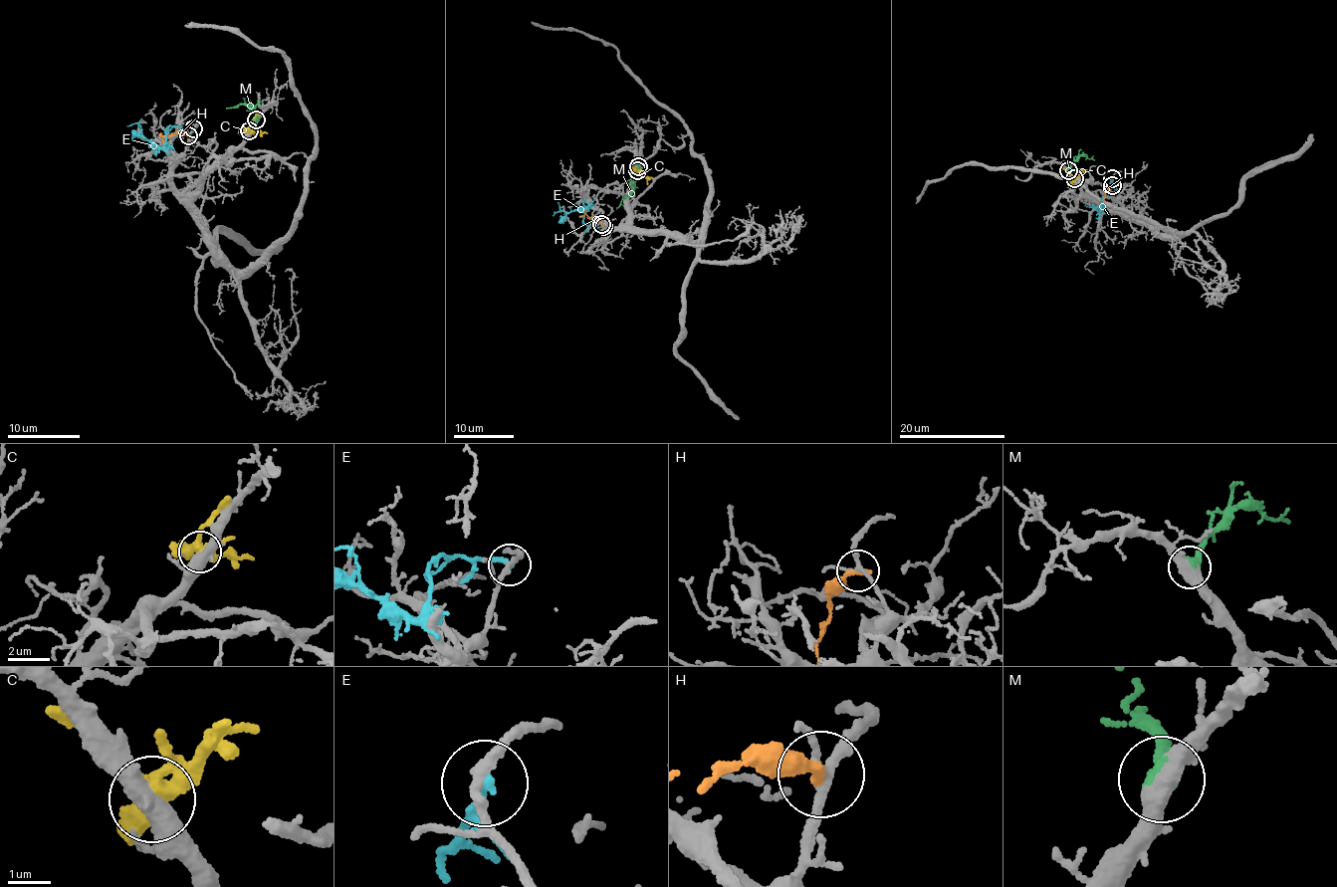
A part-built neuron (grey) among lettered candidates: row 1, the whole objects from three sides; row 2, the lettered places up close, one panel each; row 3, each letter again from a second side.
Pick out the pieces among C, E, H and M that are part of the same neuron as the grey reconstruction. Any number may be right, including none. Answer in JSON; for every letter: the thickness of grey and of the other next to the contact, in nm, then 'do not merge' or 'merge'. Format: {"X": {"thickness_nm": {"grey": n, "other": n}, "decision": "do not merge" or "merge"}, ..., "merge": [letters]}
{"C": {"thickness_nm": {"grey": 480, "other": 400}, "decision": "do not merge"}, "E": {"thickness_nm": {"grey": 240, "other": 240}, "decision": "do not merge"}, "H": {"thickness_nm": {"grey": 180, "other": 300}, "decision": "do not merge"}, "M": {"thickness_nm": {"grey": 480, "other": 600}, "decision": "merge"}, "merge": ["M"]}

